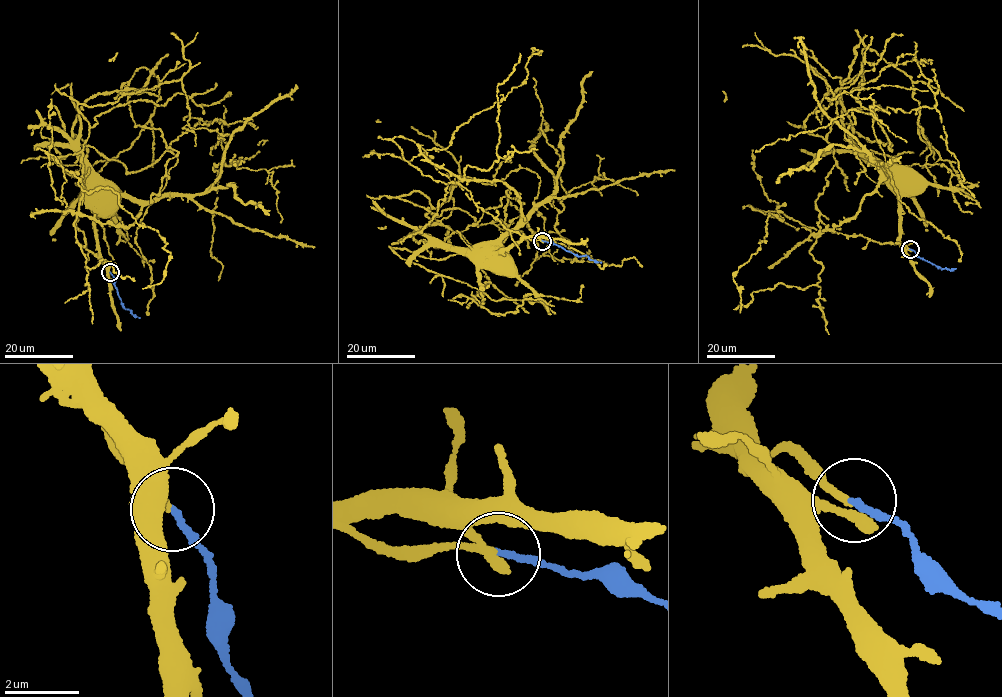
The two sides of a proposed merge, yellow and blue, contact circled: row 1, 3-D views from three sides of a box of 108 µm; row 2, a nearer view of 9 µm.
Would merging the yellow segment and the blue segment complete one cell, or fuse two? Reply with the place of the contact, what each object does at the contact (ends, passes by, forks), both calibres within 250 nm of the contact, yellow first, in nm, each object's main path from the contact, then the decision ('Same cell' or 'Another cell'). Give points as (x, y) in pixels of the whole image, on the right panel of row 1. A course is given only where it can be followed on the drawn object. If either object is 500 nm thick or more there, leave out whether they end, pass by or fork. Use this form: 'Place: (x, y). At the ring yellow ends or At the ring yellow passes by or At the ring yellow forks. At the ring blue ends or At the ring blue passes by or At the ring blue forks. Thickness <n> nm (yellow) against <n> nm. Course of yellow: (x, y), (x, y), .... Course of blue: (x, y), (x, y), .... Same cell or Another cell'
Place: (910, 249). At the ring yellow passes by. At the ring blue ends. Thickness 240 nm (yellow) against 160 nm. Course of yellow: (909, 249), (876, 116), (851, 94), (914, 59), (933, 108), (851, 109), (755, 152). Course of blue: (910, 249), (941, 269), (955, 269). Same cell

